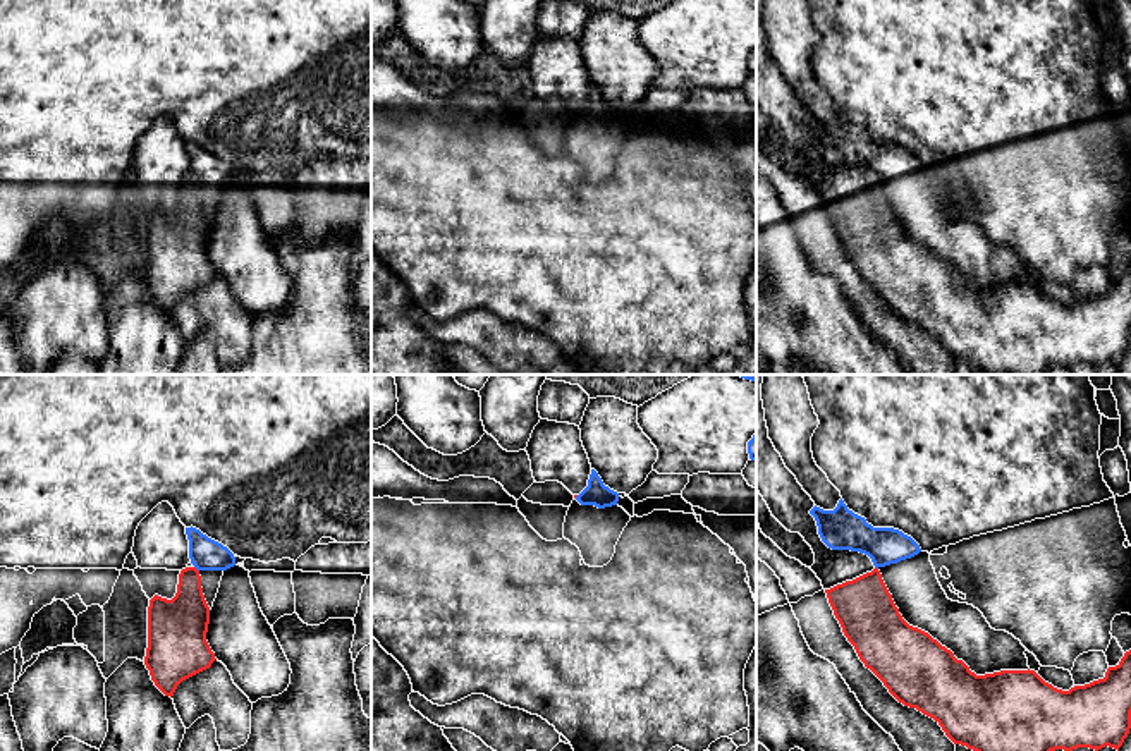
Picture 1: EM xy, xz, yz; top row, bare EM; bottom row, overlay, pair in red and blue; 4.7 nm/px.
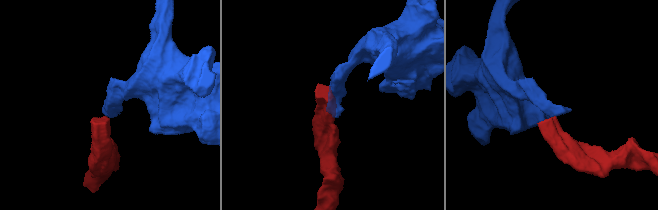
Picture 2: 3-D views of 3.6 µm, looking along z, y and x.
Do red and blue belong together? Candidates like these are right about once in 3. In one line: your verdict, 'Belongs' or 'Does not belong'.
Does not belong

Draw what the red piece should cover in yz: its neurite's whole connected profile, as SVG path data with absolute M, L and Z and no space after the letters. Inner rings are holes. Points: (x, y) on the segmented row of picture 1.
M756 375L756 490L772 516L791 533L799 533L815 553L811 571L822 581L828 603L844 636L859 660L904 706L933 718L945 736L973 751L1073 751L1078 748L1119 751L1131 729L1131 650L1103 679L1062 691L1045 682L1035 670L1000 670L976 675L928 632L909 626L880 571L859 552L832 550L820 534L810 510L811 497L786 467L768 438L761 400L763 375Z

